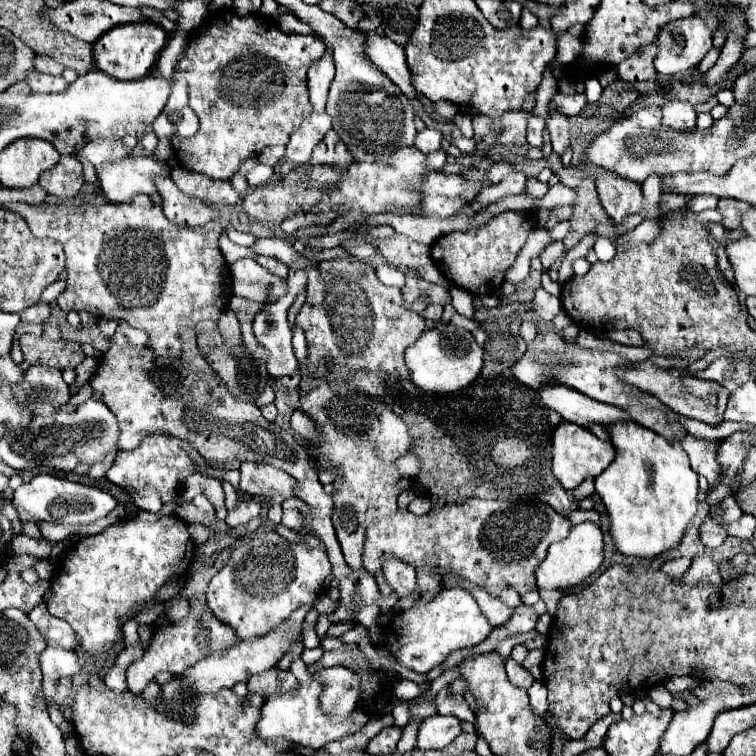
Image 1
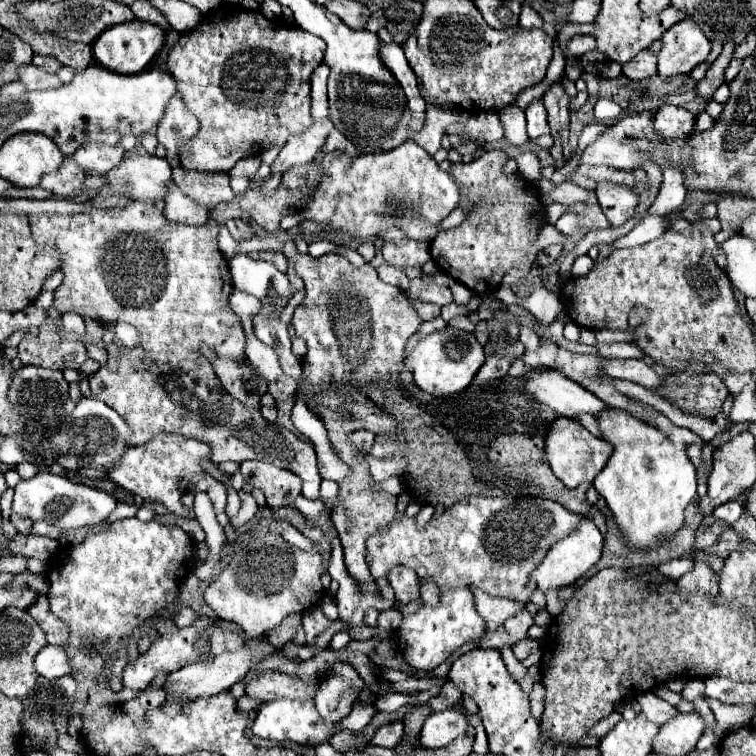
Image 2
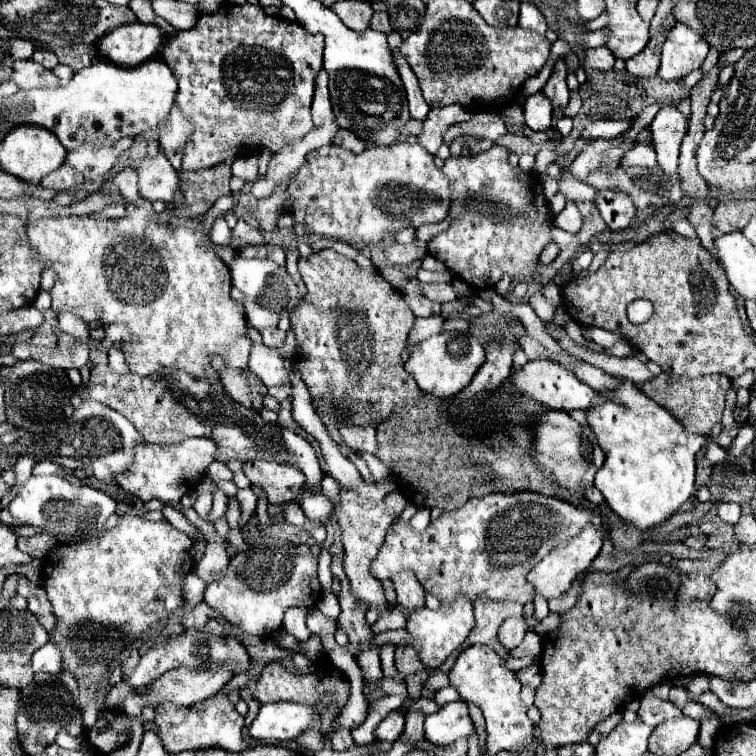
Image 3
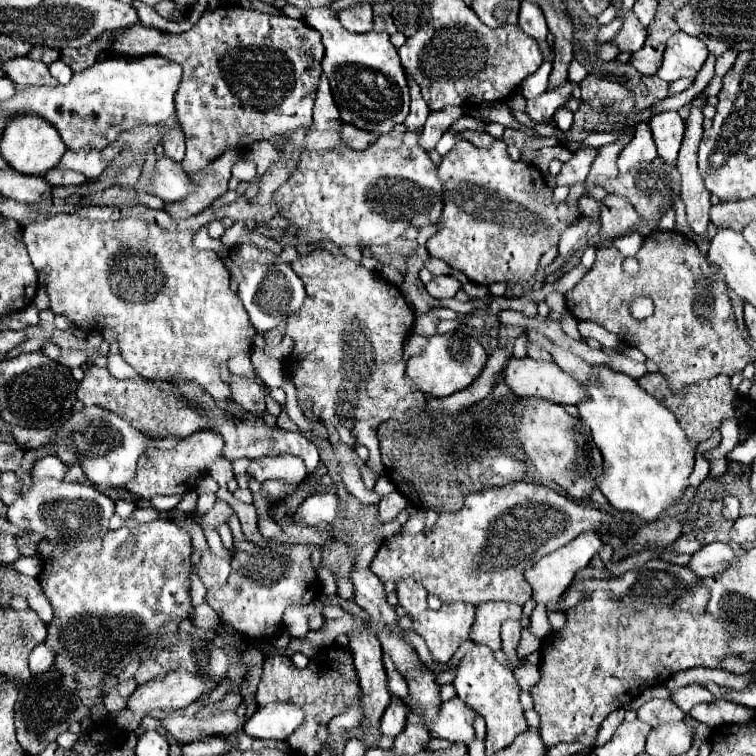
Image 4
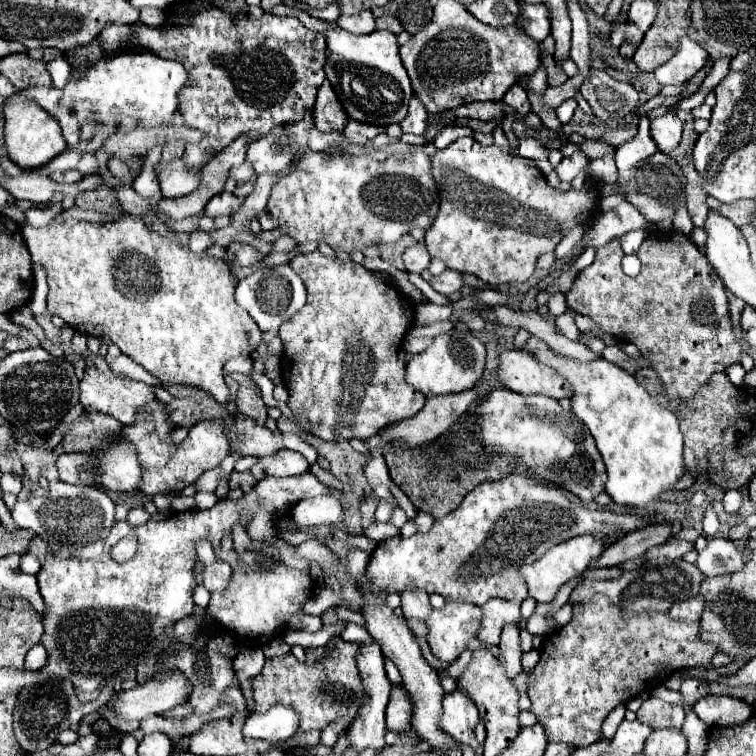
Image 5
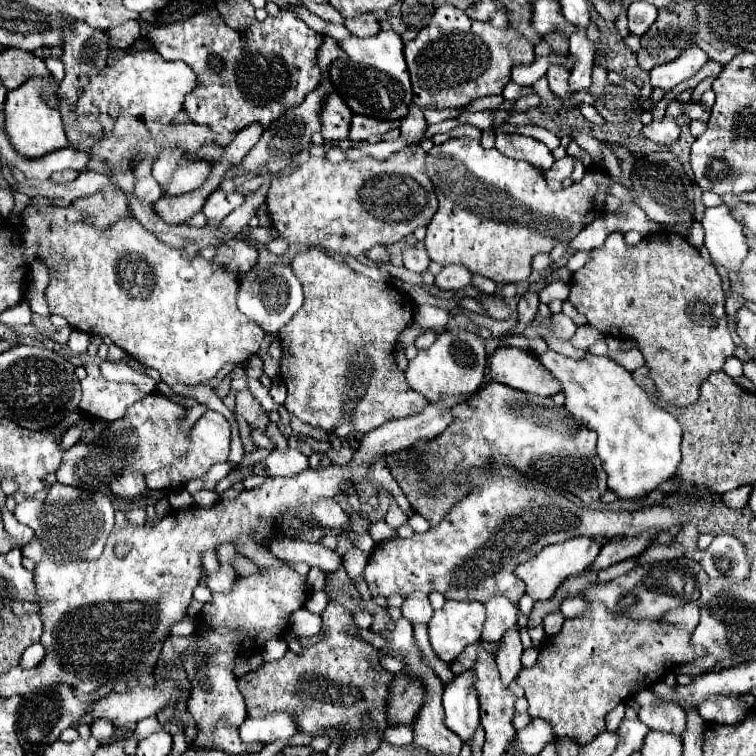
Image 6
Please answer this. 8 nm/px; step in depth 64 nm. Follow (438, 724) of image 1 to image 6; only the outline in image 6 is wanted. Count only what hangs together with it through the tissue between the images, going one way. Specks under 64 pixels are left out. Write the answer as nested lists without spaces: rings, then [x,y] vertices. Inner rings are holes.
[[[464,672],[454,678],[452,684],[444,688],[444,724],[450,728],[464,744],[472,744],[474,730],[480,724],[478,696],[472,686],[472,672]]]

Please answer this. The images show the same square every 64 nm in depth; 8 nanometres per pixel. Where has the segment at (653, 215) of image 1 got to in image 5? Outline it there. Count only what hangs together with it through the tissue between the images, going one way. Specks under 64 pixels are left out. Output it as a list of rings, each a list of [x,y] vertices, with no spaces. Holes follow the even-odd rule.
[[[622,200],[618,208],[600,214],[594,226],[584,234],[584,244],[592,248],[600,248],[630,230],[644,230],[646,226],[648,222],[644,220],[644,216],[630,202]]]

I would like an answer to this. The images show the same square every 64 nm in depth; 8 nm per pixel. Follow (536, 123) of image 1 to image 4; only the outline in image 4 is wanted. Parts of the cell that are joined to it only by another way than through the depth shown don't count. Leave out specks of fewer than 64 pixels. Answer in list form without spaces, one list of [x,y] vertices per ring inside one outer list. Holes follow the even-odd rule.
[[[566,82],[564,88],[552,90],[552,92],[544,92],[532,100],[526,102],[526,114],[532,122],[542,122],[548,124],[554,116],[554,112],[570,98],[570,82]]]

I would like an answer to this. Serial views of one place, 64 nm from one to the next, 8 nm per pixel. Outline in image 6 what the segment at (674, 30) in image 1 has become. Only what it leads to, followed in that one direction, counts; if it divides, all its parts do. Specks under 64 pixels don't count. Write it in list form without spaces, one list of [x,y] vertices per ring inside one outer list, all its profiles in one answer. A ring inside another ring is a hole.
[[[690,44],[676,60],[666,62],[664,66],[652,68],[650,82],[654,88],[672,90],[680,82],[692,78],[706,64],[706,60],[708,60],[706,52],[702,48],[698,48],[696,44]]]

